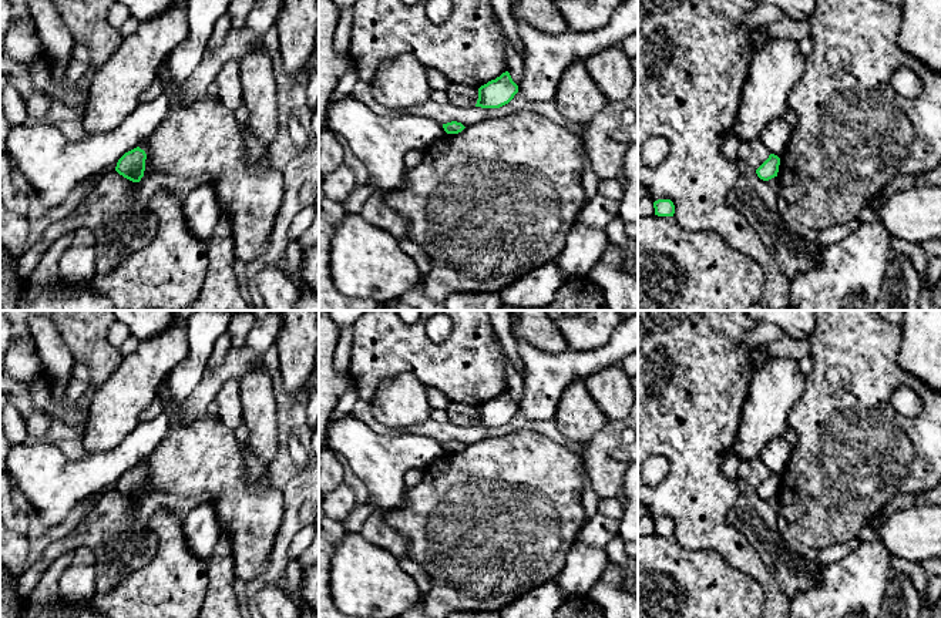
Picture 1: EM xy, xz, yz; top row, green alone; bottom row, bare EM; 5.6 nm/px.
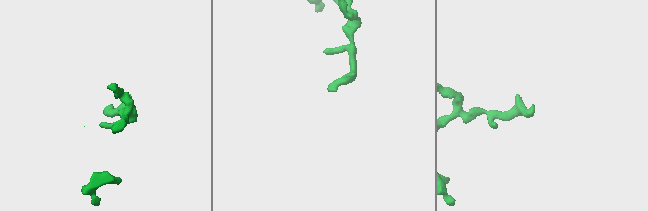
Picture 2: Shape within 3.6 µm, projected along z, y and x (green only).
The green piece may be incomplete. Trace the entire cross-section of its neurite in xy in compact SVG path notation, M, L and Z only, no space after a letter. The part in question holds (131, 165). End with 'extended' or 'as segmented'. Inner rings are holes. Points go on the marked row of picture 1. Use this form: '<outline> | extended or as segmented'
M140 147L125 152L117 162L115 171L124 178L140 182L145 171L147 154Z | as segmented

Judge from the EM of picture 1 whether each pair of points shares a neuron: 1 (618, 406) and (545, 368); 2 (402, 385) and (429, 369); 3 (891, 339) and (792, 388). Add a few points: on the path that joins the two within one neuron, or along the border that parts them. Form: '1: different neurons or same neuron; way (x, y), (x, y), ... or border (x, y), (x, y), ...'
1: different neurons; border (614, 366), (598, 369), (584, 382)
2: different neurons; border (382, 379), (390, 375), (412, 373), (427, 386)
3: different neurons; border (806, 376), (799, 400), (787, 412)

